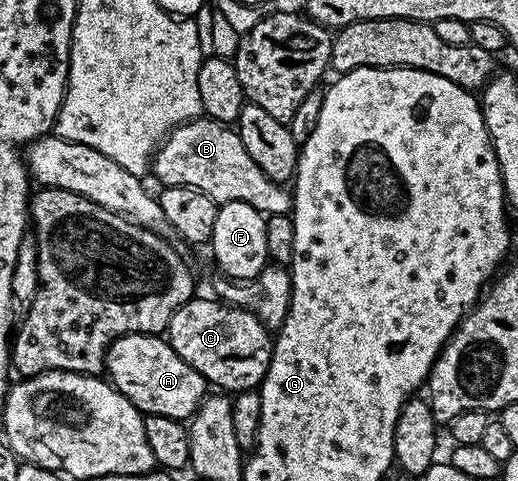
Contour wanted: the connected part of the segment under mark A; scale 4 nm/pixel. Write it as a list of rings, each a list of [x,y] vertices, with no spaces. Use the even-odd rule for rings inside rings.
[[[133,332],[115,340],[105,355],[105,372],[113,387],[145,416],[188,421],[207,395],[205,377],[175,354],[168,339],[157,334]]]

